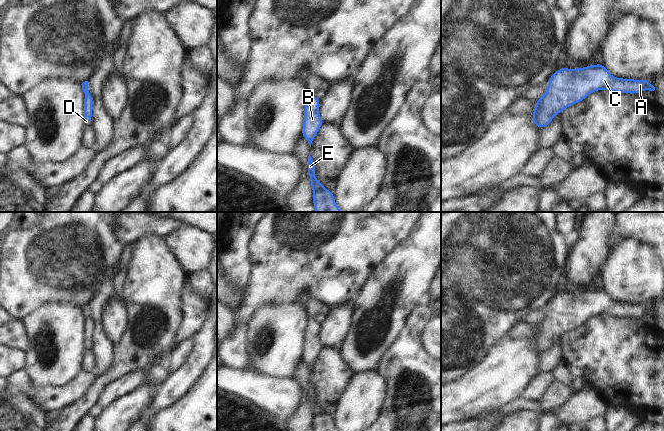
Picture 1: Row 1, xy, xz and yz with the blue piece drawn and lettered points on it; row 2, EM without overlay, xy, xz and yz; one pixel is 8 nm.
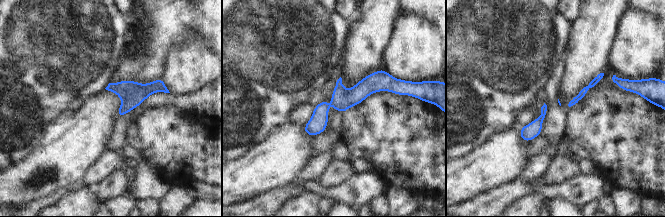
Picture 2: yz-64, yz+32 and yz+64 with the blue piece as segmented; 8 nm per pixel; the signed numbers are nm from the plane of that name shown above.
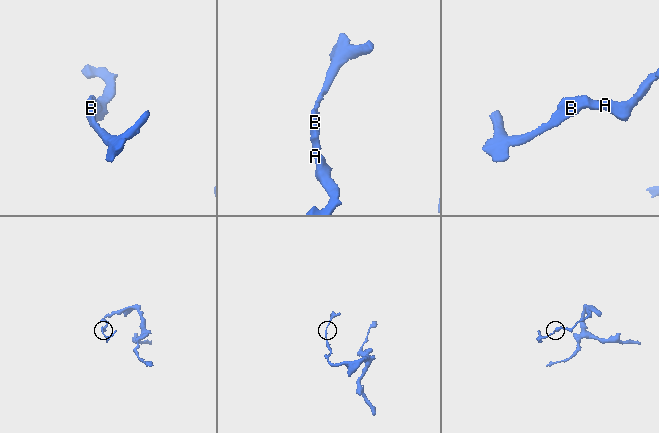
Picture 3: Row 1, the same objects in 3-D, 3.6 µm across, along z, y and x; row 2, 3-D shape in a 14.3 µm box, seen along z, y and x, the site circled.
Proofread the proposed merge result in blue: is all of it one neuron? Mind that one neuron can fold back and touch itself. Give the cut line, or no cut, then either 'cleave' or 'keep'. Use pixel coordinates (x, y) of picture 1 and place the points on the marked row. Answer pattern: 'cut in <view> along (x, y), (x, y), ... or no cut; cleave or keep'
no cut; keep

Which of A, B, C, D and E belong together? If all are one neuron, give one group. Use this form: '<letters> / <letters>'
A B C D E

